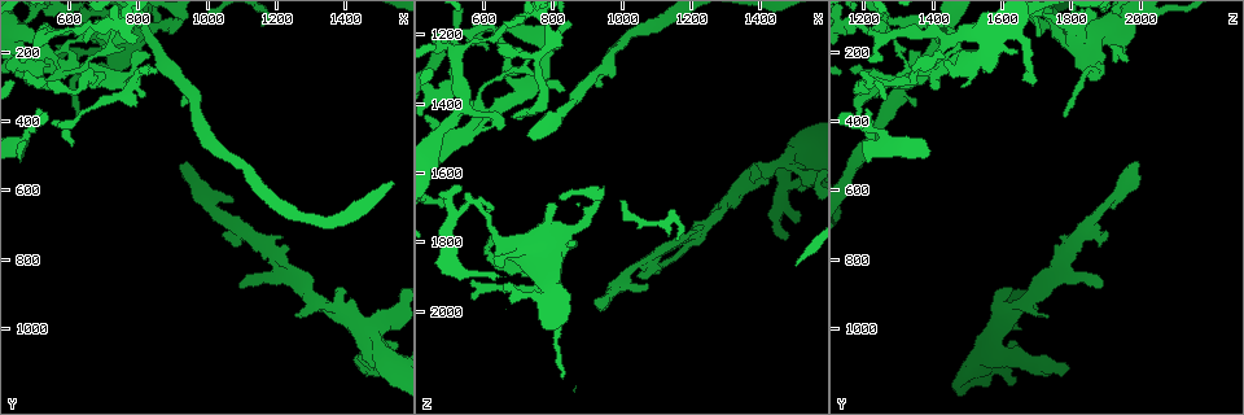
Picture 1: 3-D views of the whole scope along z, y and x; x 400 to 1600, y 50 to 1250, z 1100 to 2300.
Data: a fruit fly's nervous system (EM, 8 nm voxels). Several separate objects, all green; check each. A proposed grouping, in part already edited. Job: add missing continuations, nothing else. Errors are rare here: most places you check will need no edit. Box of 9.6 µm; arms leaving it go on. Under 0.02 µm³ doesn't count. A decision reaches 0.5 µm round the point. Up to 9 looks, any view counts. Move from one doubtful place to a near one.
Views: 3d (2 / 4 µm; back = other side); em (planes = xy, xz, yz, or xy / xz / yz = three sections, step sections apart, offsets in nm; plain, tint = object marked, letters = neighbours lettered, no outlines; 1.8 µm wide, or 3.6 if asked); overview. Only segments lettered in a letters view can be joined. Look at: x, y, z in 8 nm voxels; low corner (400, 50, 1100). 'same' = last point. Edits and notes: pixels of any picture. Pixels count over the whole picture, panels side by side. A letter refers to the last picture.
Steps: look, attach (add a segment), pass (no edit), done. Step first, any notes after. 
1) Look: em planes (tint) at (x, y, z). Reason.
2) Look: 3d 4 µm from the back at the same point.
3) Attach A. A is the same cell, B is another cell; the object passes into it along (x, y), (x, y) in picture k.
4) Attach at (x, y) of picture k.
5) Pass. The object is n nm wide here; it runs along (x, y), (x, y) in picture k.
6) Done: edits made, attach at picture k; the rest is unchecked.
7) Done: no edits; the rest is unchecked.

Look: em 3.6 µm xy step 16 (tint) at (950, 530, 1990). Branch stops here.

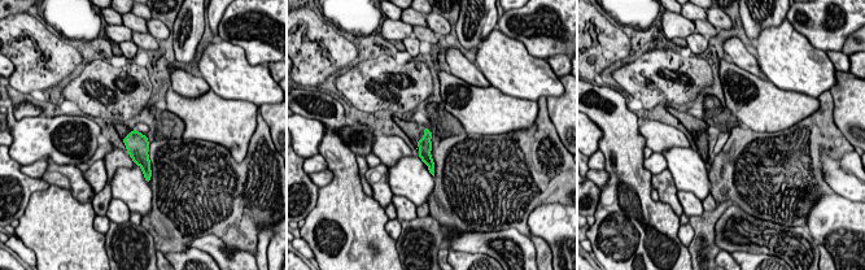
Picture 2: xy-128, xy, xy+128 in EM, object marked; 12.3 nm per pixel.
Look: em 3.6 µm planes (letters) at the same point. Another direction.

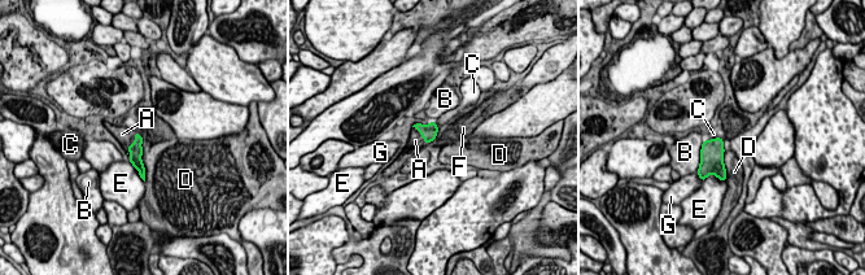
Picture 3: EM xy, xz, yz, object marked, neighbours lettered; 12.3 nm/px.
Attach A. A is the same cell, B, C, D, E, F and G are other cells; the object passes into it along (135, 148), (130, 145), (122, 134) in picture 3; the neuron continues.

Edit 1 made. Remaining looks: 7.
Look: 3d 2 µm from the back at (920, 350, 1350). Free end.

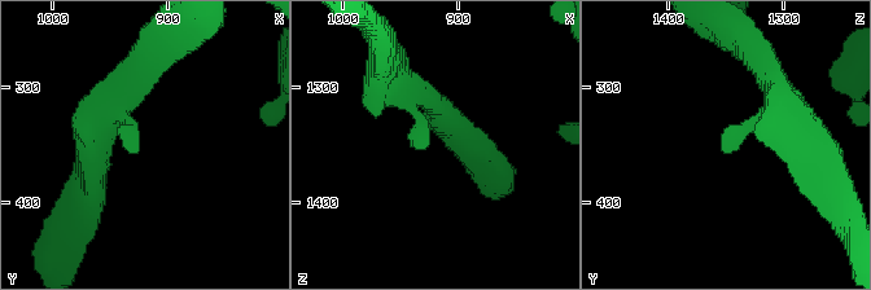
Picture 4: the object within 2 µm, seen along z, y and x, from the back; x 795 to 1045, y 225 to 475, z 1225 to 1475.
Look: em xy step 4 (tint) at (922, 354, 1350). Now the EM.

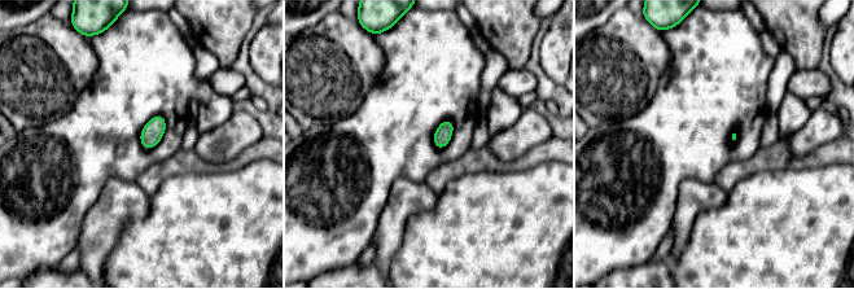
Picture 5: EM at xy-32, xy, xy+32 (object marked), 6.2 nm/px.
Look: em xy step 4 (letters) at the same point. What lies round it.

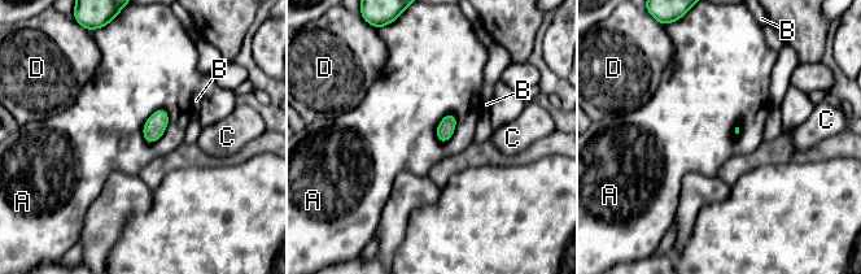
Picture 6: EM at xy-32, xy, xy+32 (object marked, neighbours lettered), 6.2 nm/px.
Pass. A, B, C and D are other cells; a border runs along (164, 108), (143, 127), (147, 143) in picture 6; none of them fits.

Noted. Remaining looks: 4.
Look: 3d 2 µm at (600, 240, 1440). Sharp bend.

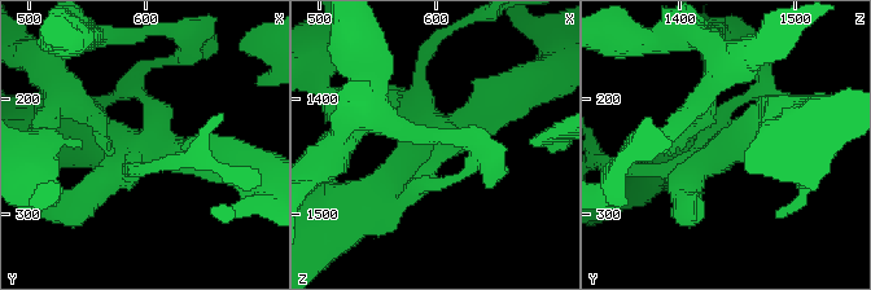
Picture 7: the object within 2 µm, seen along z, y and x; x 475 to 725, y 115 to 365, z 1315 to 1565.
Look: em xz step 8 (tint) at (594, 246, 1440).

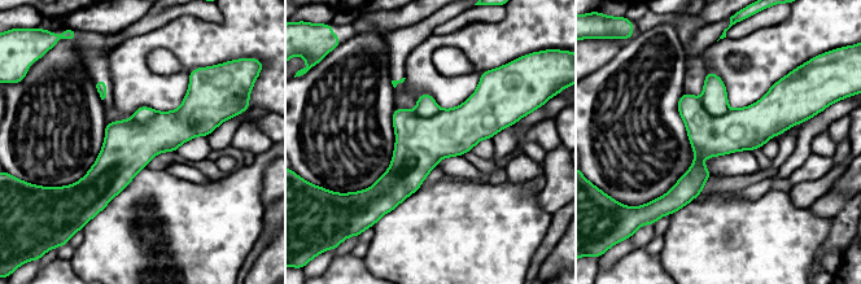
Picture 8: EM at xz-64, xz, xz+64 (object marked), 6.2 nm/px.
Look: em planes (letters) at the same point.

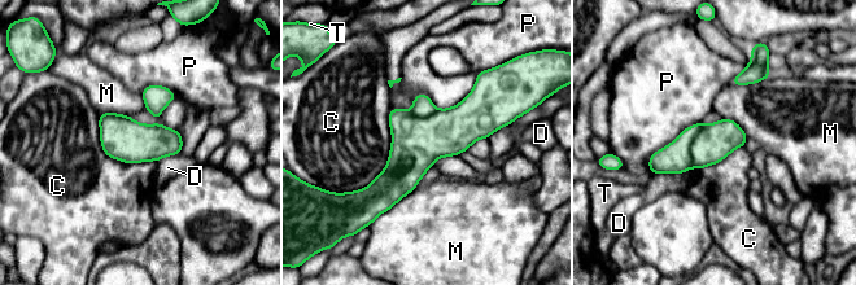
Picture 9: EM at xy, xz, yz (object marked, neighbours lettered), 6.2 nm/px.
Pass. The object is 260 nm wide here; C, D, M, P and T are other cells; a border runs along (392, 108), (387, 165), (352, 192) in picture 9; no lettered segment goes on from it.

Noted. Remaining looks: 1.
Done: edits made, attach at picture 3; the rest is unchecked.

